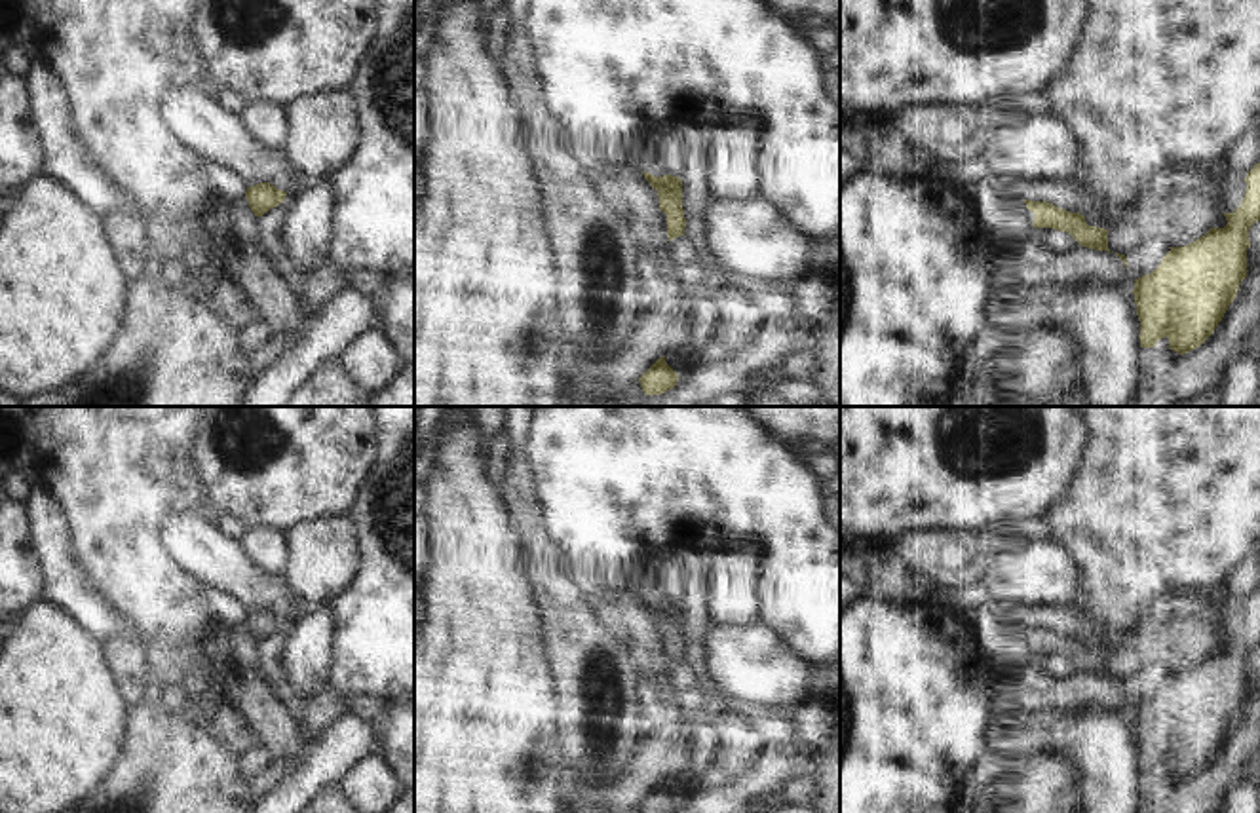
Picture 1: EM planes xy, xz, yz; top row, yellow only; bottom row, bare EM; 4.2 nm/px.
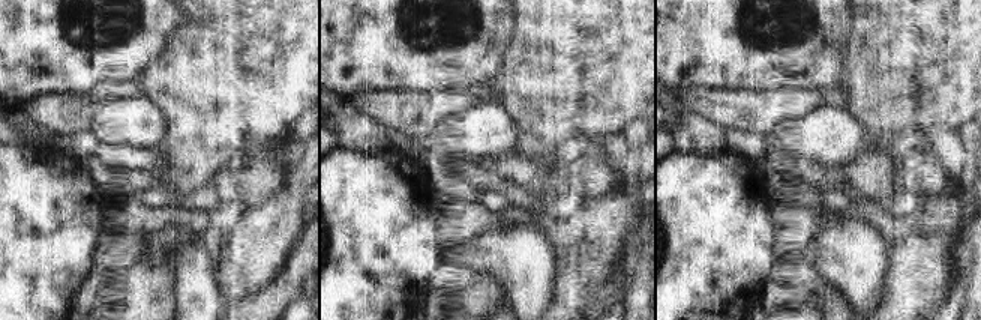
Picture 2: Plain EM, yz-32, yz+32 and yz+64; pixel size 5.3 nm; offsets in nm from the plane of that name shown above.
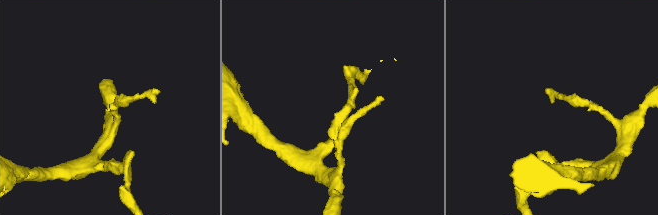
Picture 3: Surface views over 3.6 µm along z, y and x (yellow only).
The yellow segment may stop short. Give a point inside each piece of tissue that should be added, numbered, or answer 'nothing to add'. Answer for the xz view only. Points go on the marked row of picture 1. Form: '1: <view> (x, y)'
1: xz (643, 152)

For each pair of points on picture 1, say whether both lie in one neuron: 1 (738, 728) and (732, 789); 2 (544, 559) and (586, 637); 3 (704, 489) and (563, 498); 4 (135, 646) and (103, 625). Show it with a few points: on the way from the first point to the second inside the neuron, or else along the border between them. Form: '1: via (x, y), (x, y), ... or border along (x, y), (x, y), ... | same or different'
1: border along (755, 760), (728, 779) | different
2: via (548, 578), (550, 589), (567, 618) | same
3: via (669, 489), (609, 489), (597, 498) | same
4: border along (137, 635), (103, 644) | different

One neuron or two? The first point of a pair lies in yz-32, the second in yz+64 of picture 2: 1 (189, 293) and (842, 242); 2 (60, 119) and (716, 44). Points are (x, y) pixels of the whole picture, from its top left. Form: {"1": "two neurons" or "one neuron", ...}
{"1": "one neuron", "2": "two neurons"}

